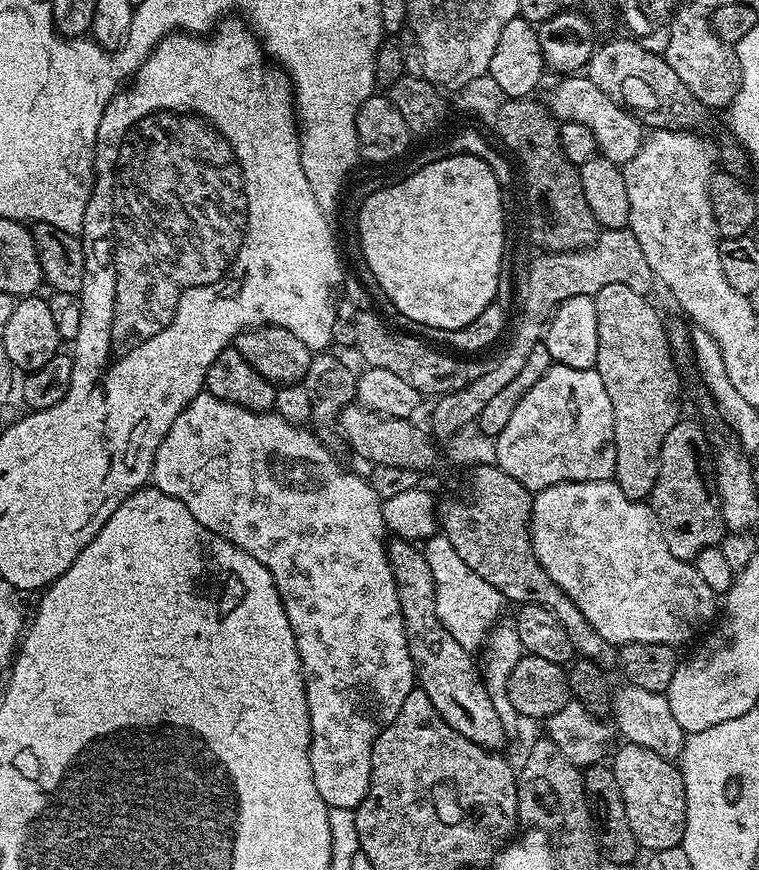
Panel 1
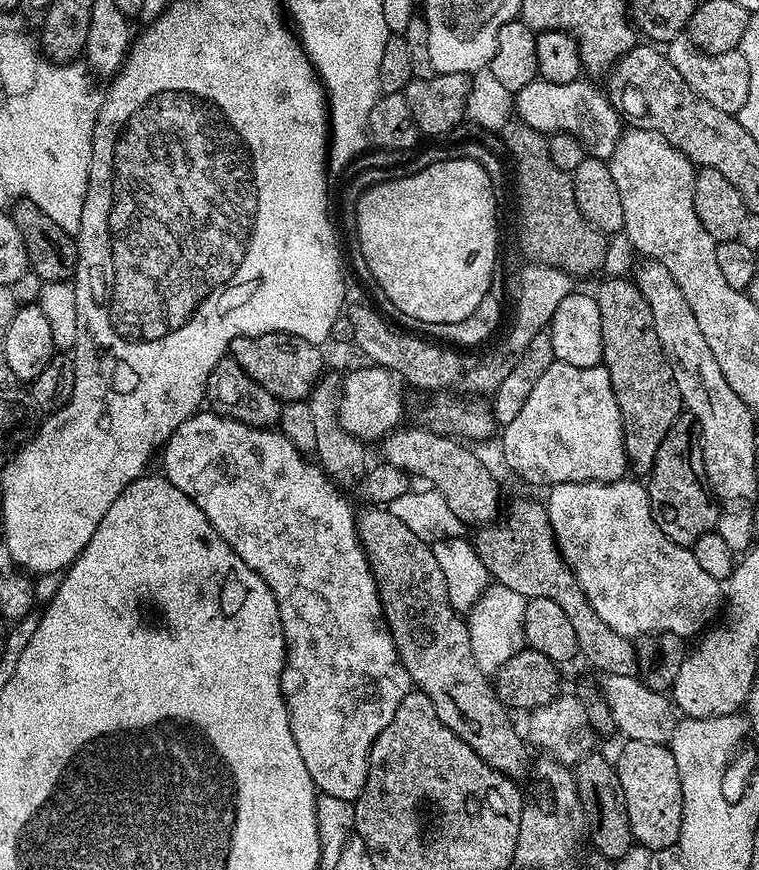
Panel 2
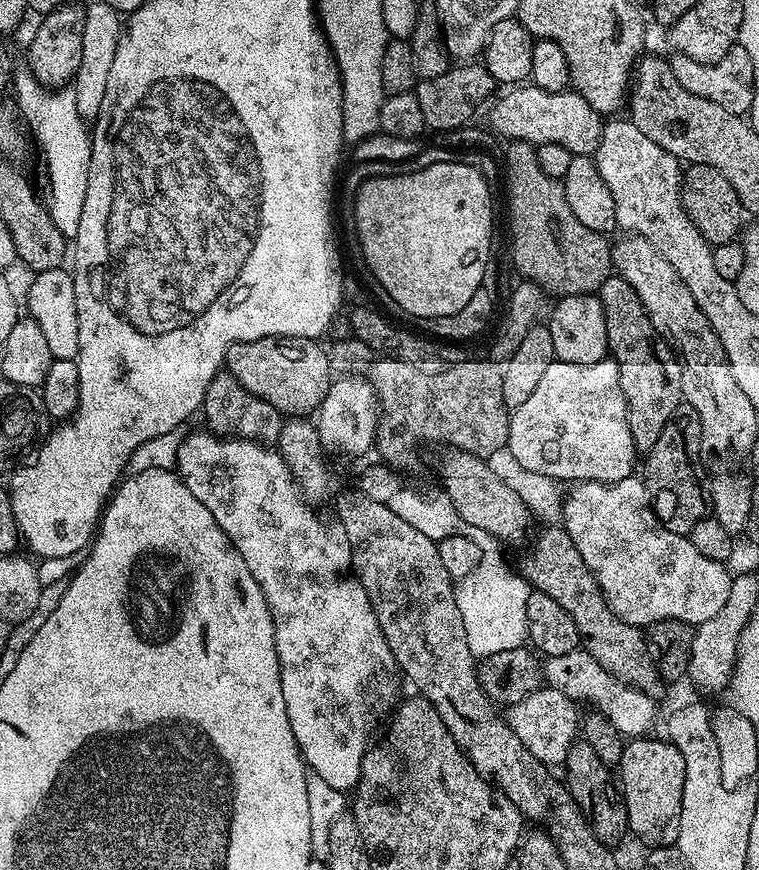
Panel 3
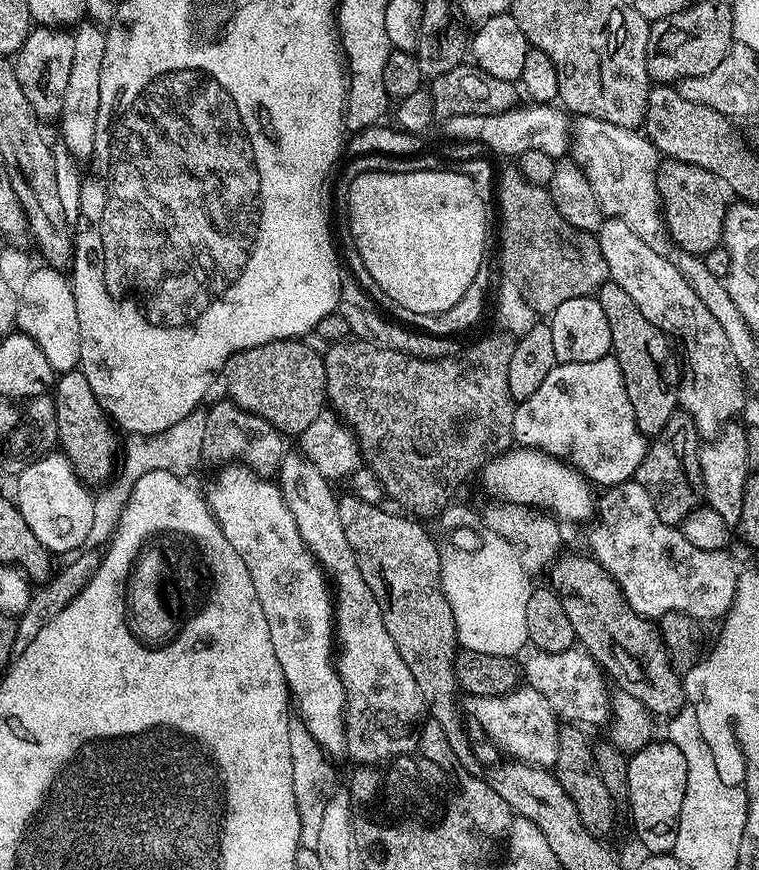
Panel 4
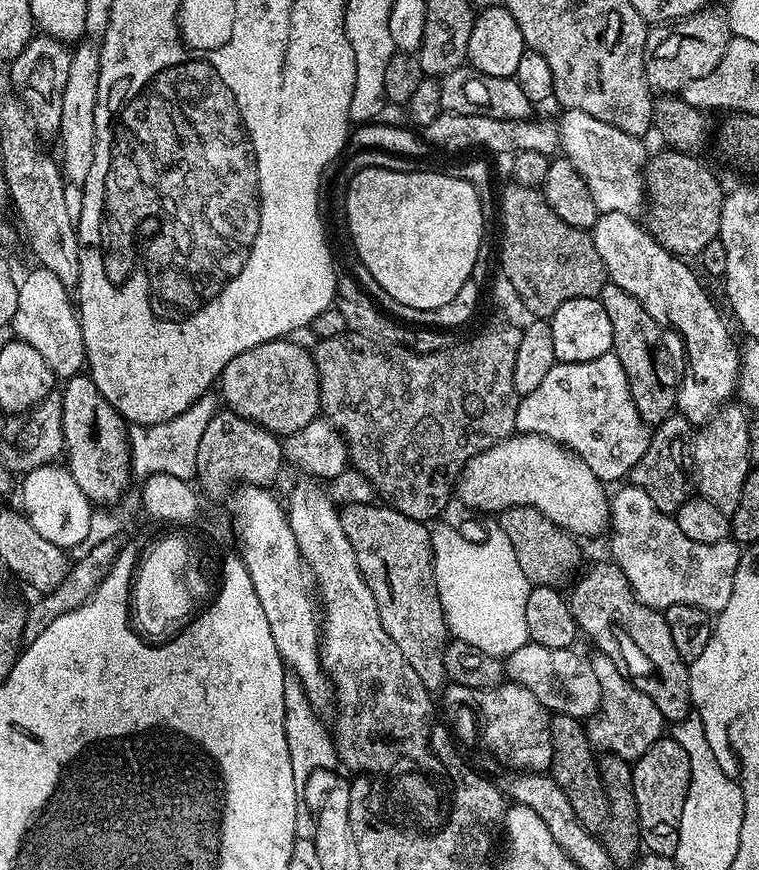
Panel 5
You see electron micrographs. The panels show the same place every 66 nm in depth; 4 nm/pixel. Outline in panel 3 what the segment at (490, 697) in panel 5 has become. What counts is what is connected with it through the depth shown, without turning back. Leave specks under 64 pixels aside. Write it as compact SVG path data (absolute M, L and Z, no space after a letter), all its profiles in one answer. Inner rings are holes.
M541 686L536 692L507 709L508 725L516 732L516 737L538 758L549 766L563 765L566 754L570 754L578 739L578 729L582 724L581 713L576 713L577 701L566 698L560 690Z

